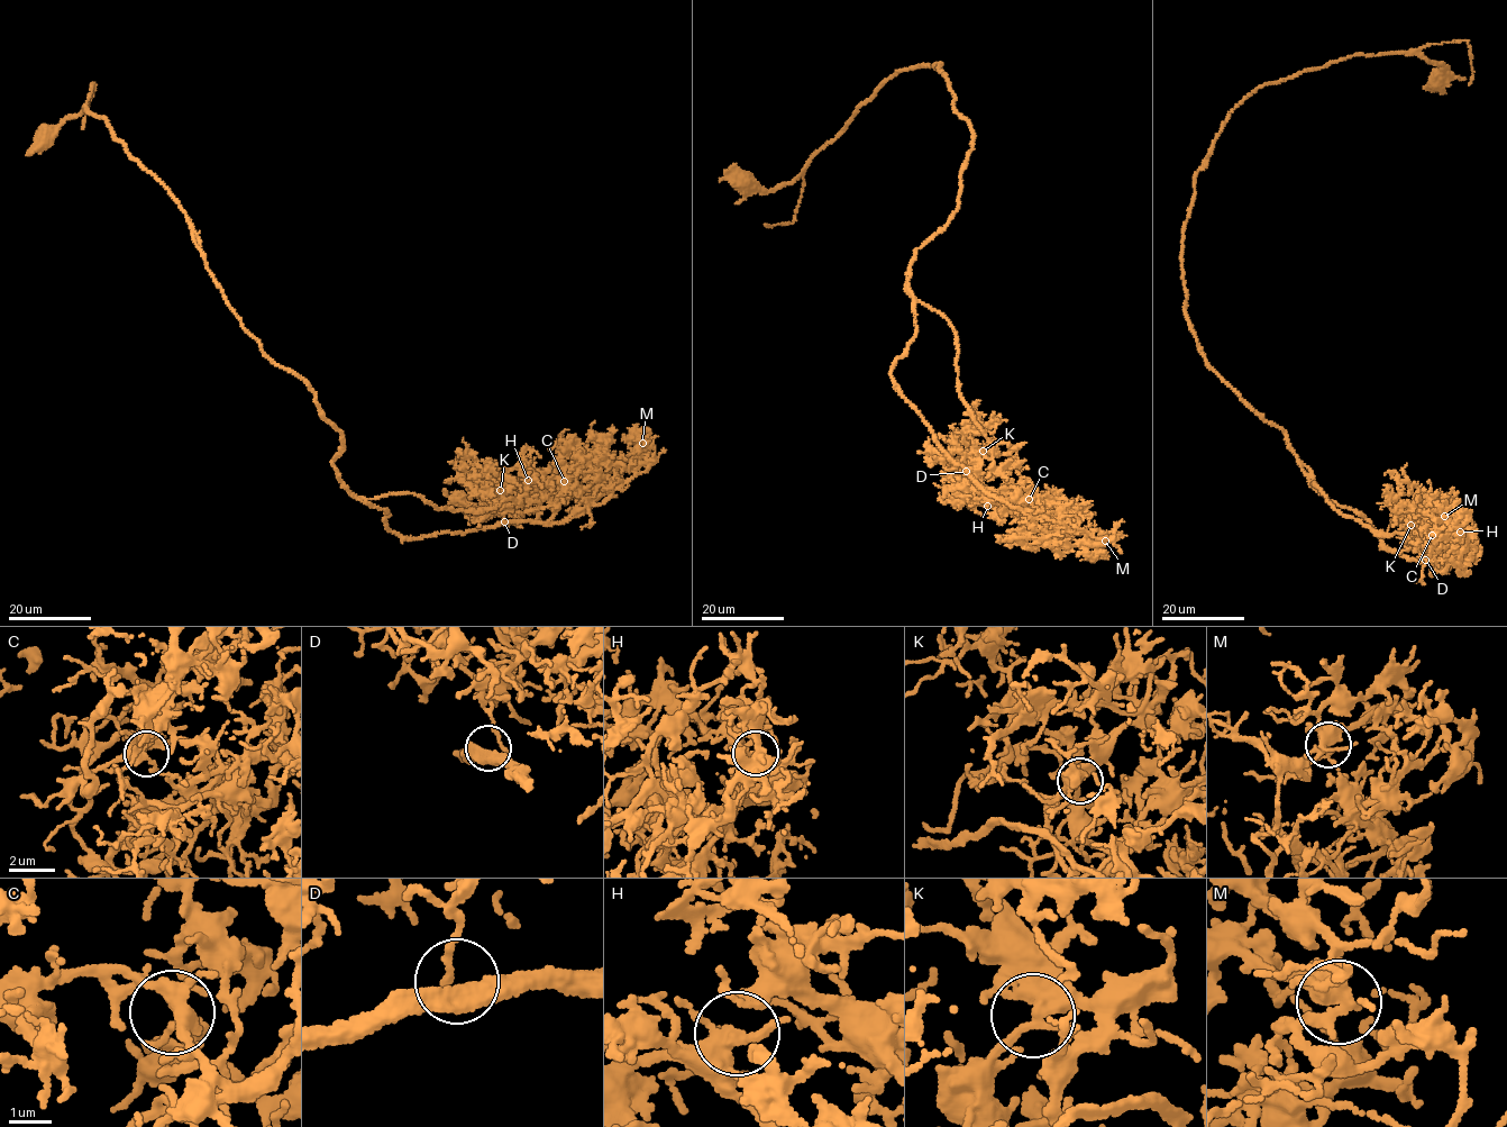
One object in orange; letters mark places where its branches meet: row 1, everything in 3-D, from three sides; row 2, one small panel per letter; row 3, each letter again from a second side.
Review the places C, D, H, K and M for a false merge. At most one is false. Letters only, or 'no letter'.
no letter

